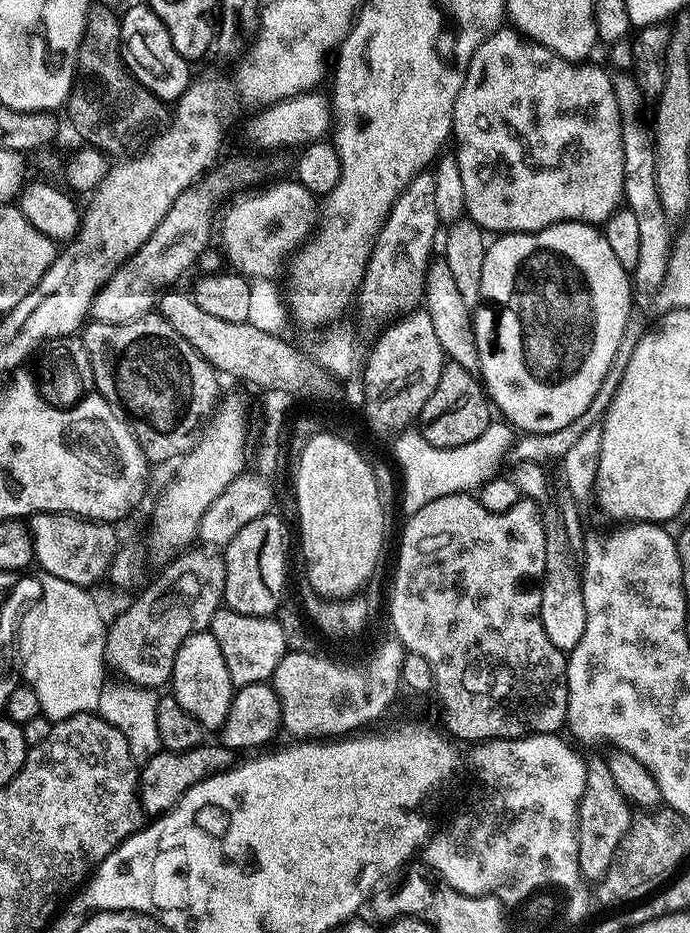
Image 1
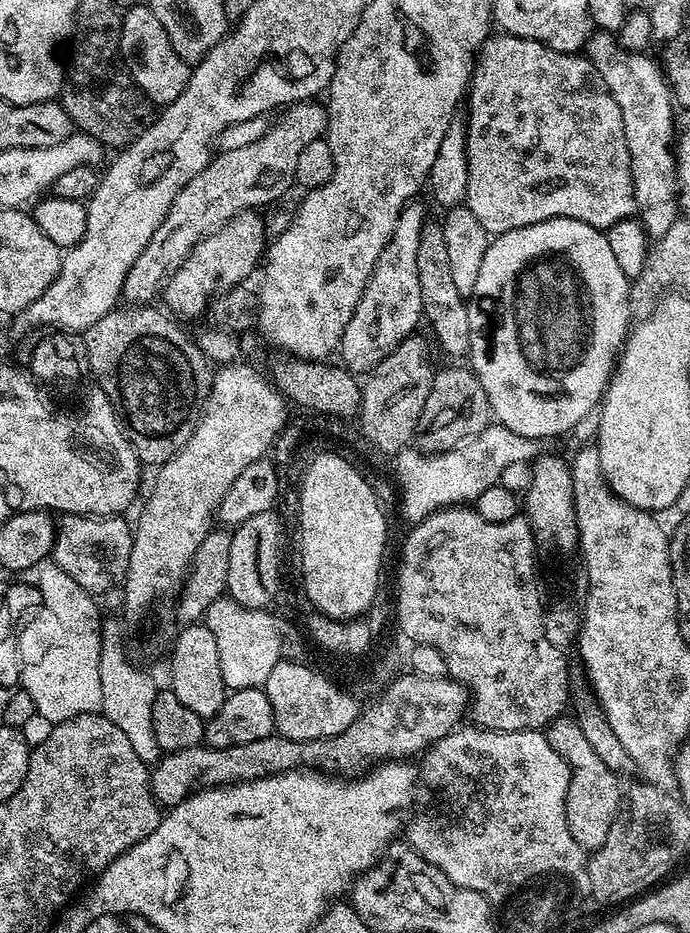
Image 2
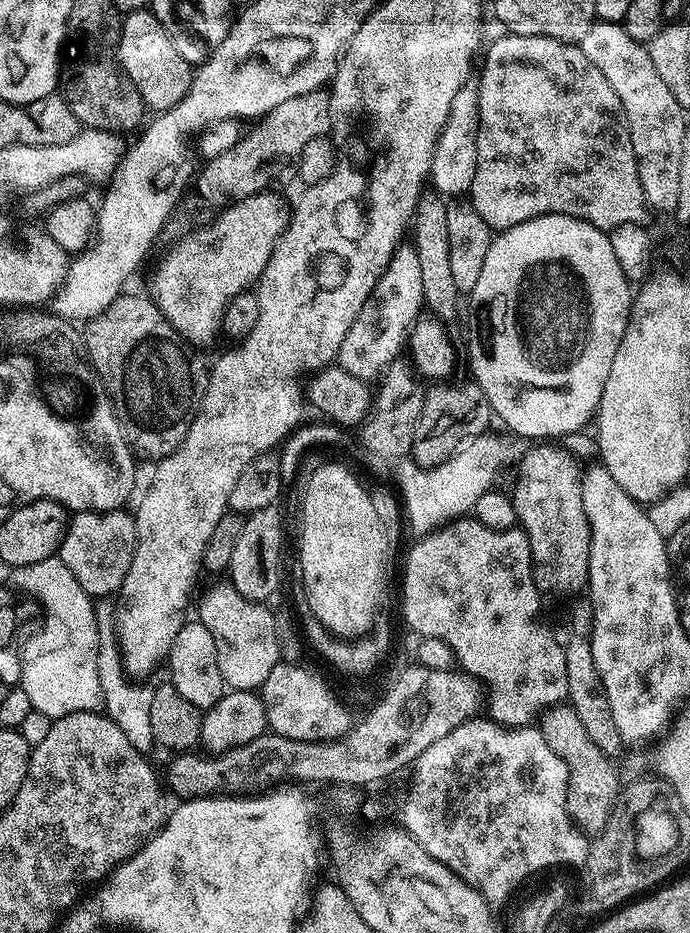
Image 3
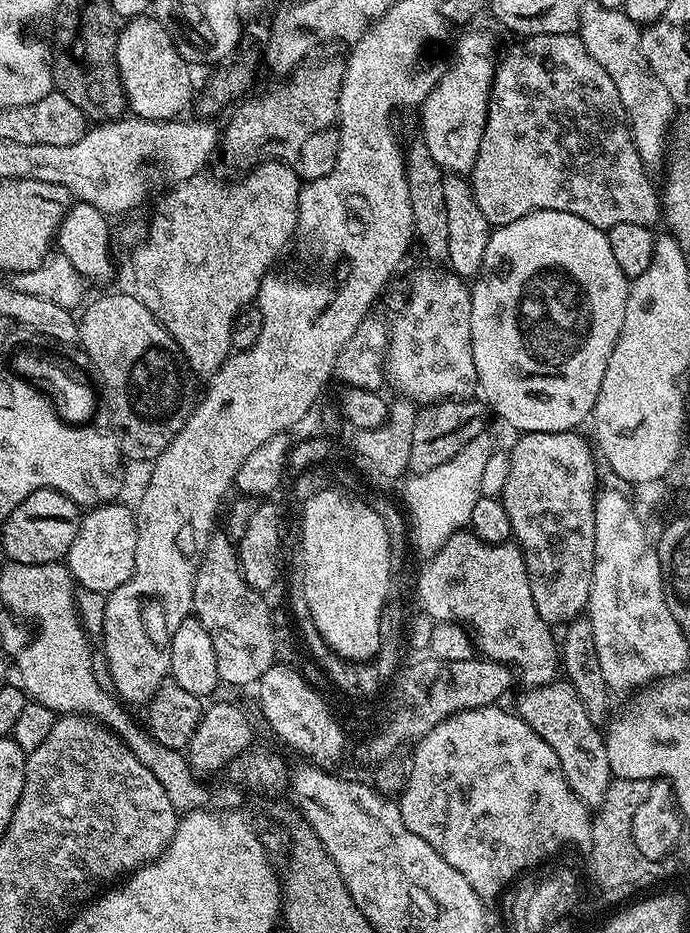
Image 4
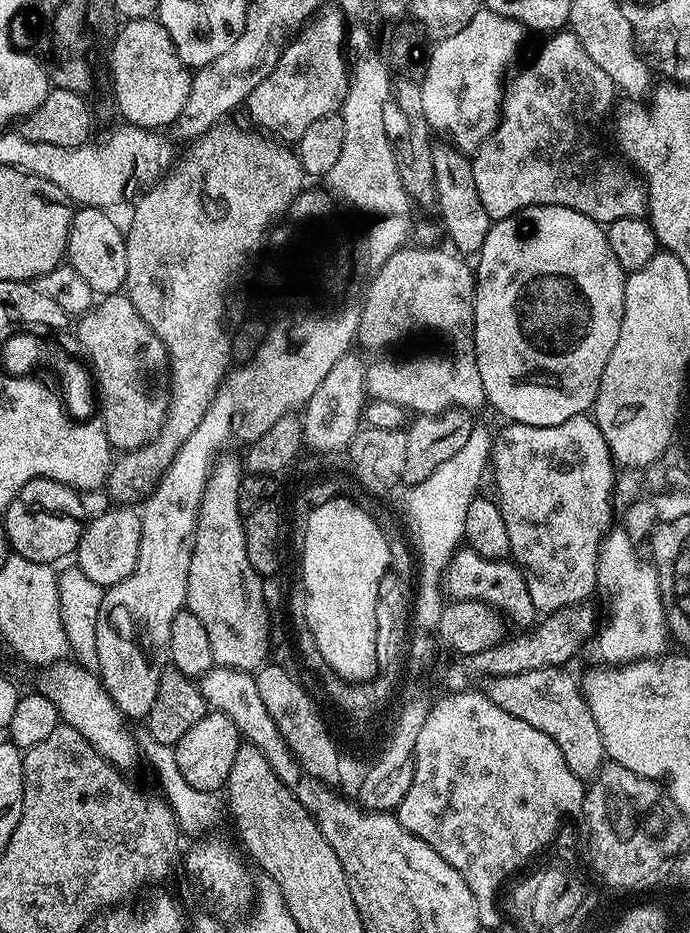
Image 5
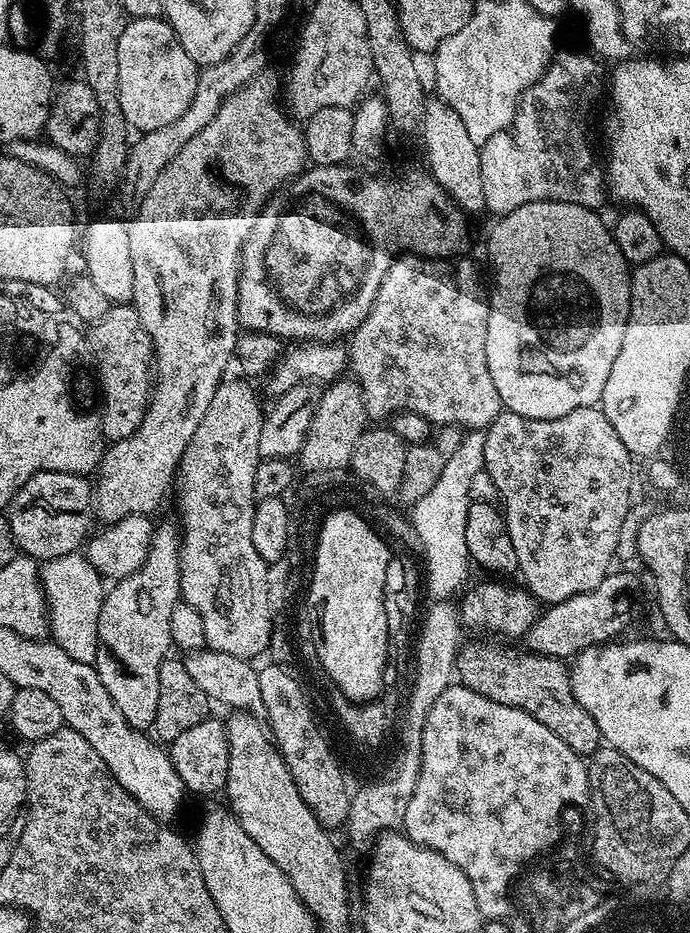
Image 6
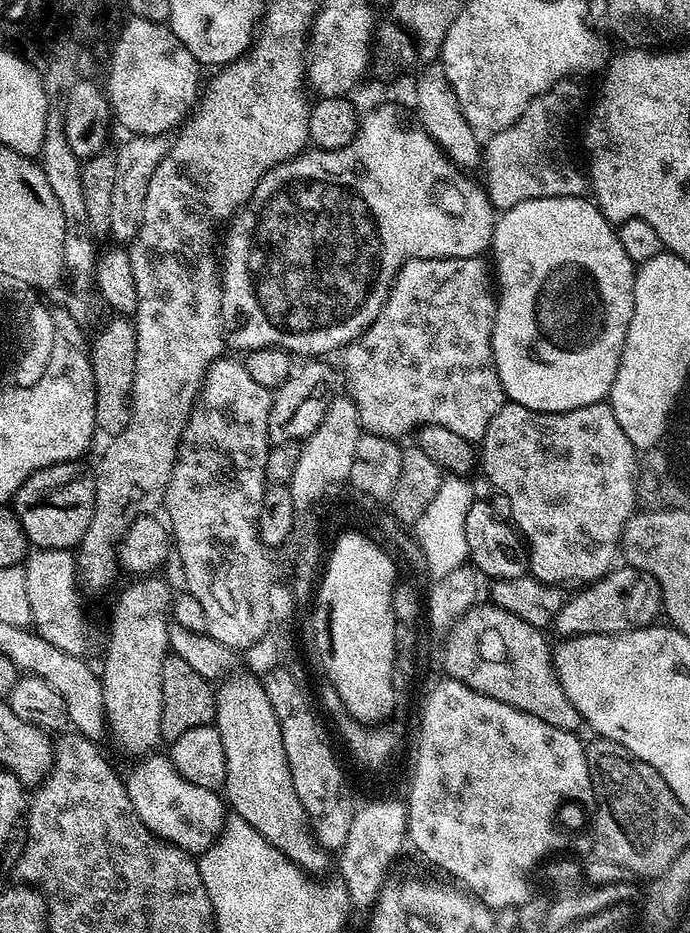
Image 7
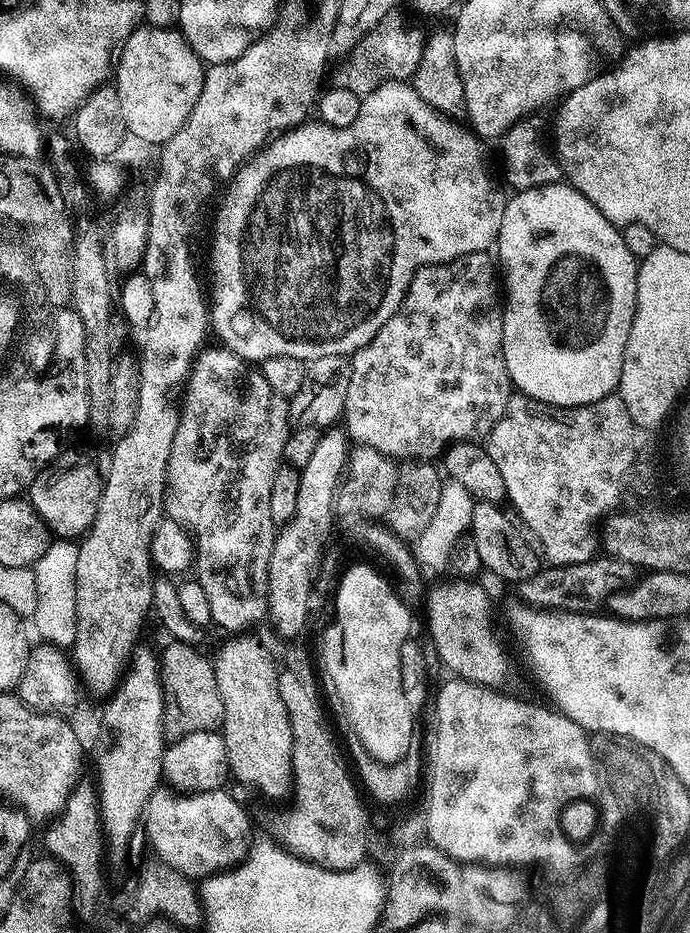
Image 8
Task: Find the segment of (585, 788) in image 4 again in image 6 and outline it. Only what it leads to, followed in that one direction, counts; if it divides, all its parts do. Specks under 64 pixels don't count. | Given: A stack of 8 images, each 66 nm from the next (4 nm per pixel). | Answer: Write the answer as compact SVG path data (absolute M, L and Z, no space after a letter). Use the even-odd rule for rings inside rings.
M466 644L456 655L455 667L455 675L465 688L474 690L474 694L482 694L482 698L490 698L490 702L530 714L542 722L542 726L554 730L554 734L558 734L558 738L581 758L591 757L601 747L598 722L594 722L574 698L570 668L563 659L540 656L527 650L519 652L516 648L499 648L496 644Z

